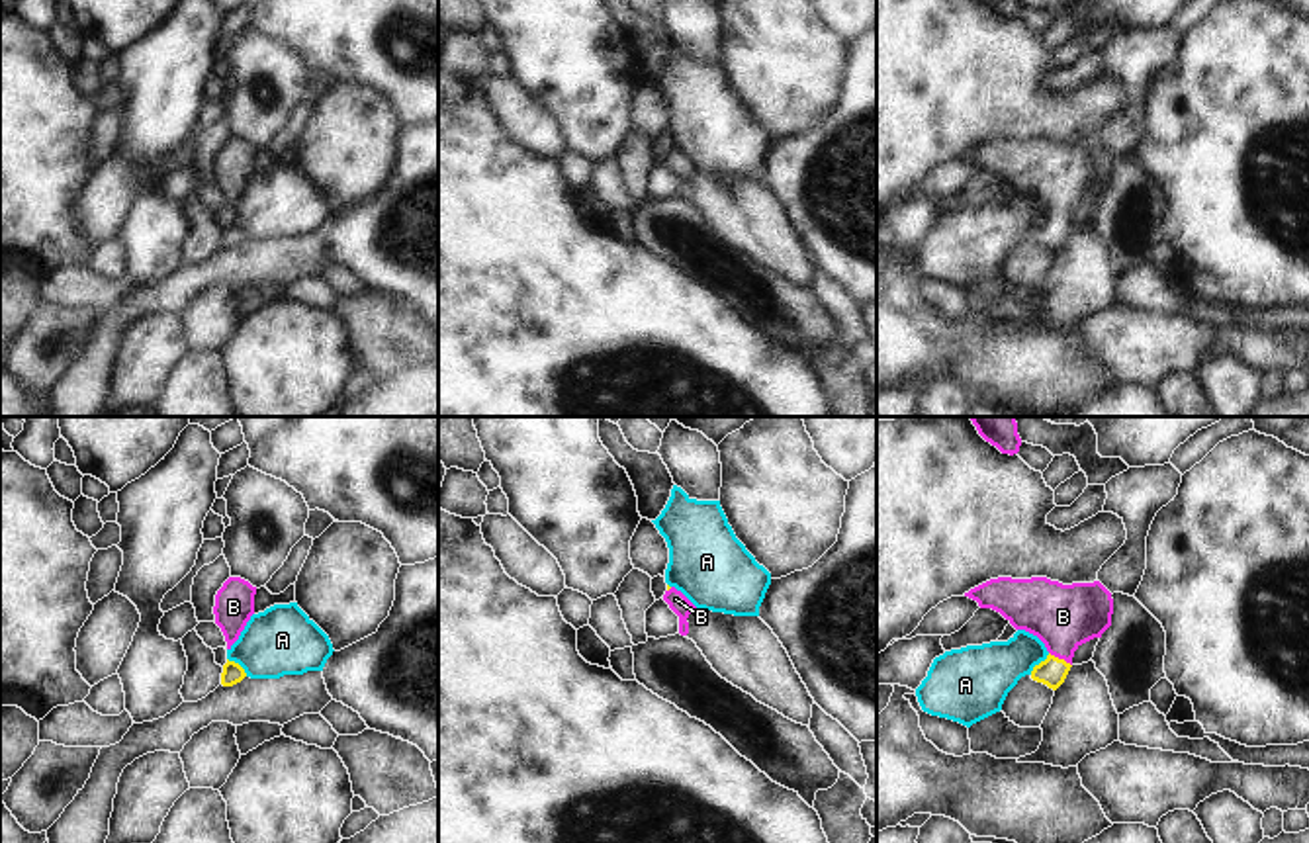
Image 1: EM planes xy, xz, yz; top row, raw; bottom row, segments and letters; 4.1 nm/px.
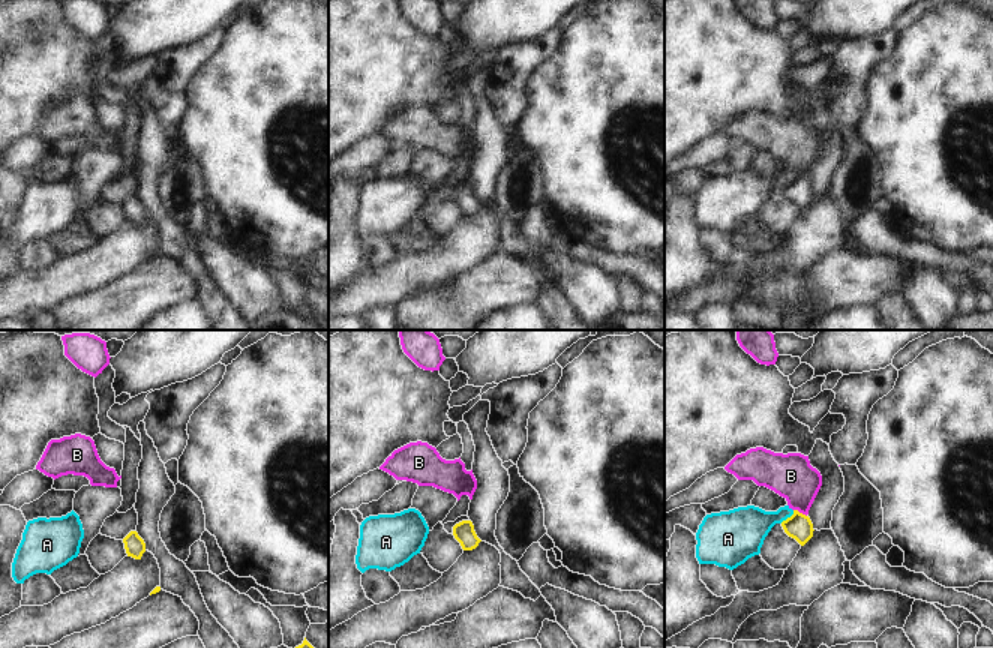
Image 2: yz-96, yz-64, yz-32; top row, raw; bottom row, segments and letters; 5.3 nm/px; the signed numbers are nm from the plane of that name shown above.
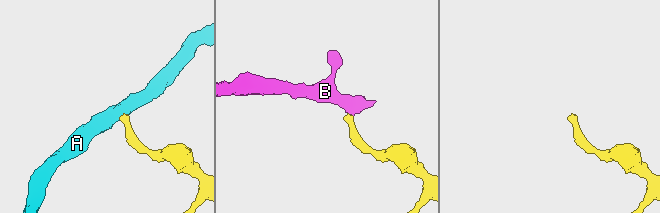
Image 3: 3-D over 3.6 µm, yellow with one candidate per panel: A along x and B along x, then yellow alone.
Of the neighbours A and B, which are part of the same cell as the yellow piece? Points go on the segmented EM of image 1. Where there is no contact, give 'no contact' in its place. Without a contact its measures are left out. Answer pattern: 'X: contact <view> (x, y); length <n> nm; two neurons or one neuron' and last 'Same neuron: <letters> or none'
A: contact yz (1039, 664); length 120 nm; two neurons
B: contact yz (1061, 660); length 110 nm; one neuron
Same neuron: B

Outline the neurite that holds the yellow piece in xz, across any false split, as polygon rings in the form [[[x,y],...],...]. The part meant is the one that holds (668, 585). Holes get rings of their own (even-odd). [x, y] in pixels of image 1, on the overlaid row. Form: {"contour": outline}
{"contour": [[[667,585],[667,591],[663,595],[663,600],[669,604],[669,608],[679,616],[679,634],[689,634],[689,614],[697,608],[681,591]]]}

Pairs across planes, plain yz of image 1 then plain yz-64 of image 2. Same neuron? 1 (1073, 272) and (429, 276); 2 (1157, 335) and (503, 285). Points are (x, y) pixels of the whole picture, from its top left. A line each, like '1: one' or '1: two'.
1: one
2: one

